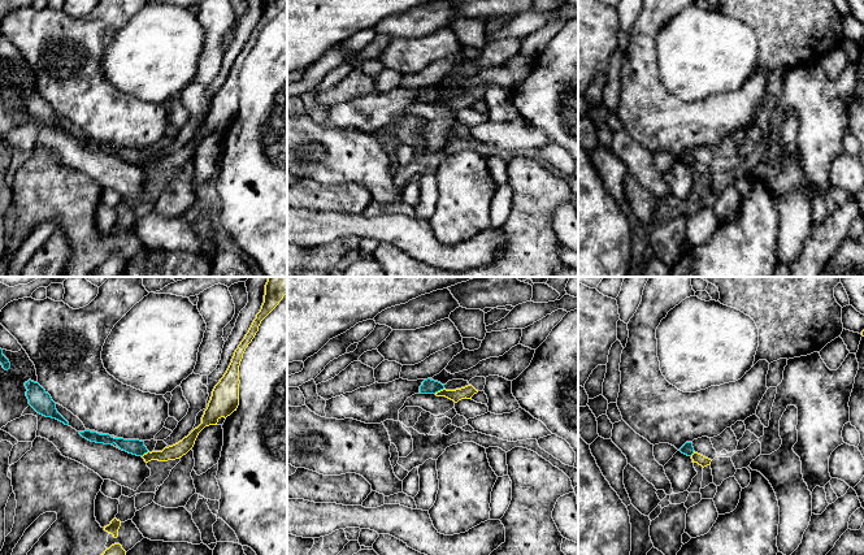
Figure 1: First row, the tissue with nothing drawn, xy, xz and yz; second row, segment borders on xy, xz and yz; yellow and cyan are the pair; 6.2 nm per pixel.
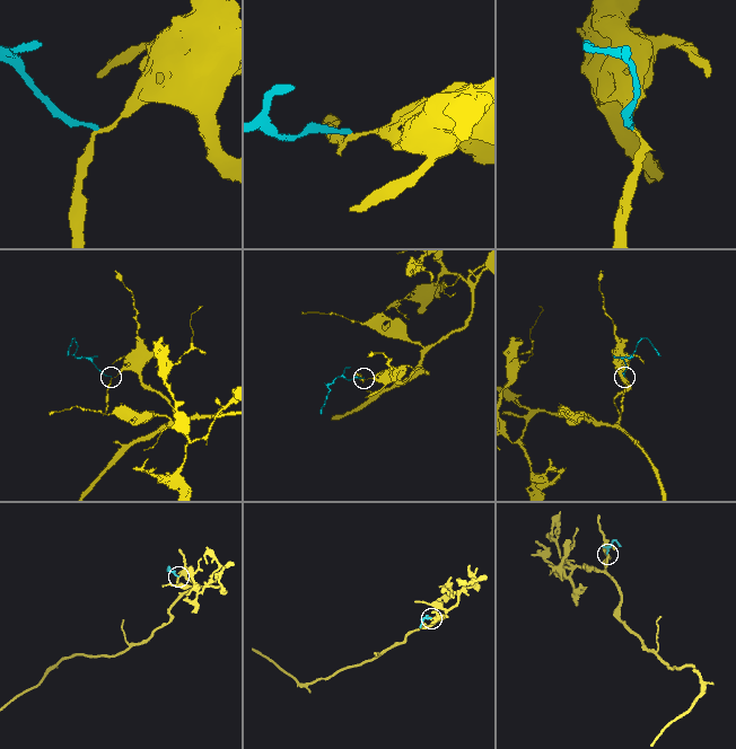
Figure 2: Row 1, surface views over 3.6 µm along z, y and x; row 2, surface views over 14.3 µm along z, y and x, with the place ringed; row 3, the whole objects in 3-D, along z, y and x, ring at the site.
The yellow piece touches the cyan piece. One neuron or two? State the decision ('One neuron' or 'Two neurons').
Two neurons

